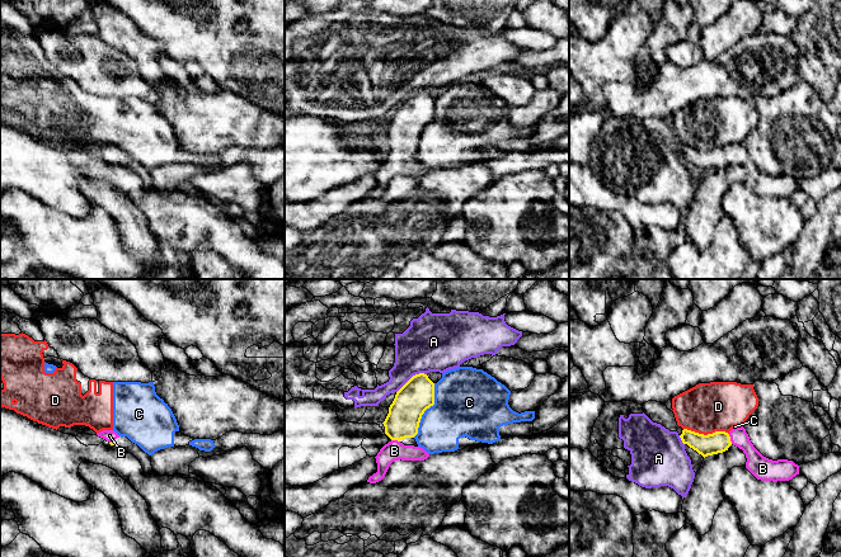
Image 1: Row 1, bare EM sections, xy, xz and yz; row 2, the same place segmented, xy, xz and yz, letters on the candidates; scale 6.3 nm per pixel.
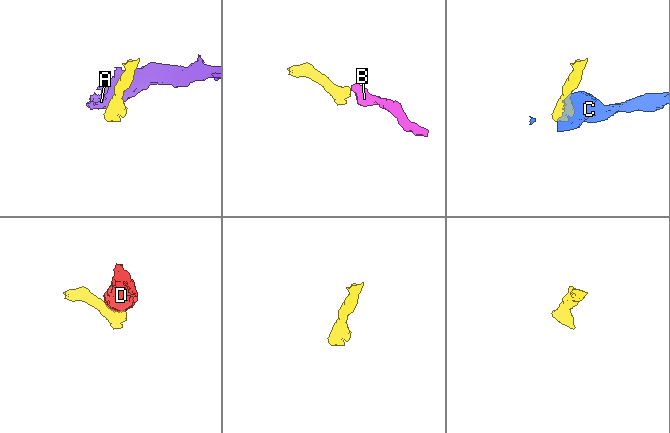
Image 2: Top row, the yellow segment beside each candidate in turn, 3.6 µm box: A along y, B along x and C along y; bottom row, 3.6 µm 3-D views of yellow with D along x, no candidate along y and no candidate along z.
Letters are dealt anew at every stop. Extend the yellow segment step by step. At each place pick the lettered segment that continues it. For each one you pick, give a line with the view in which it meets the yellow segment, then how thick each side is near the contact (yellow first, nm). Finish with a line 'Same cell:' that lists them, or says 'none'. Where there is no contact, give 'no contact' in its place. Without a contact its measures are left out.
B: contact in yz; calibres 140 and 140 nm
Same cell: B

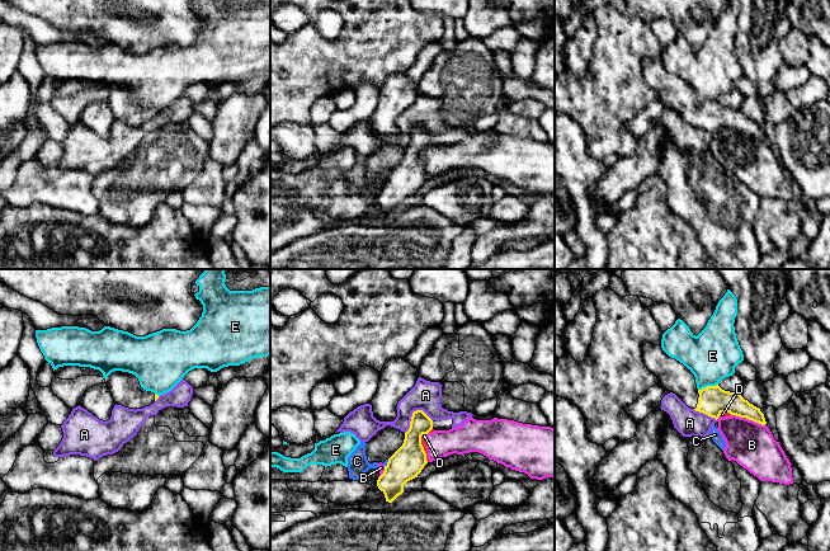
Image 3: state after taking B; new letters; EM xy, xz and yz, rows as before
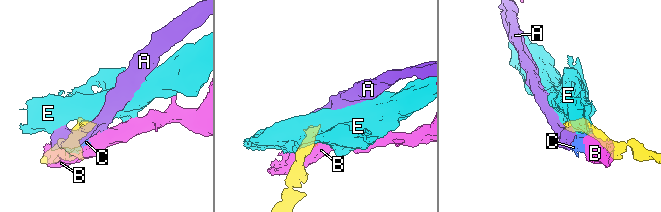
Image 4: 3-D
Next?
Same cell: none

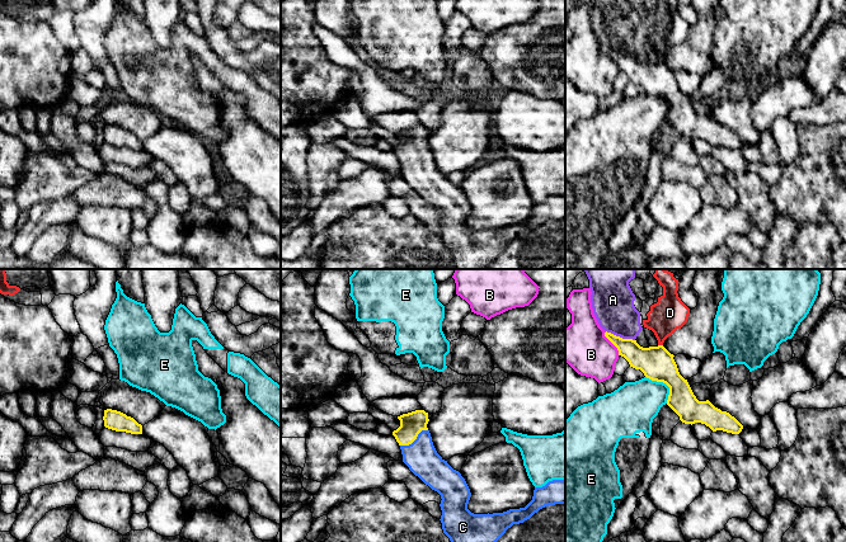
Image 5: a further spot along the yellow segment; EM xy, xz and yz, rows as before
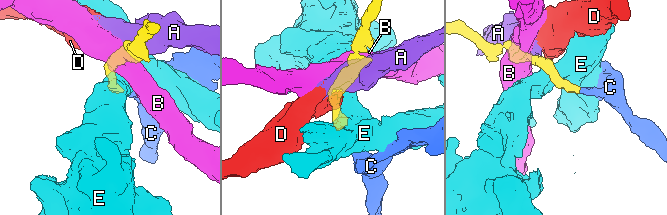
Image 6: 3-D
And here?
C: contact in xz; calibres 150 and 200 nm
Same cell: C

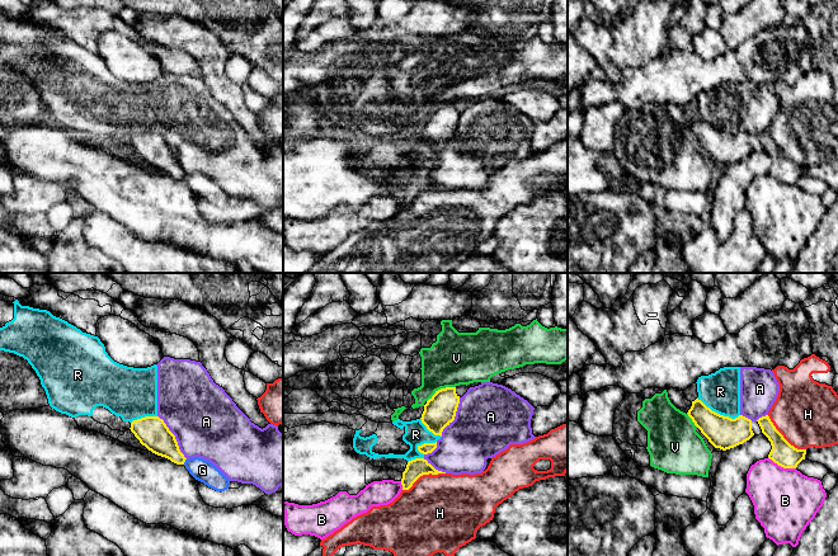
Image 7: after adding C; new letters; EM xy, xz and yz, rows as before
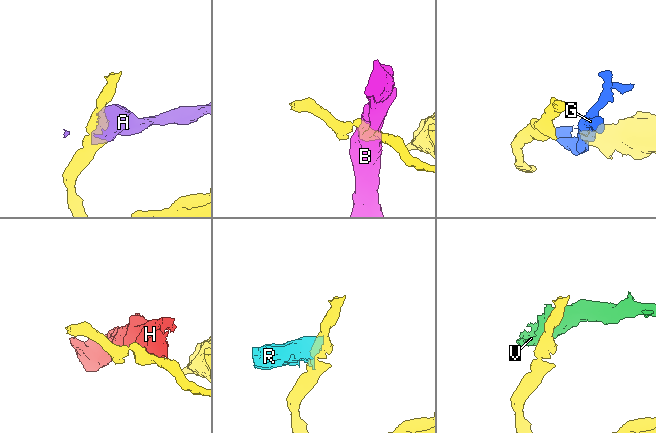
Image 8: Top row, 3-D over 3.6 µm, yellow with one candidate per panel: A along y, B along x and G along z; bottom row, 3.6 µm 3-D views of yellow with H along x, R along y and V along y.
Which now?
Same cell: none

